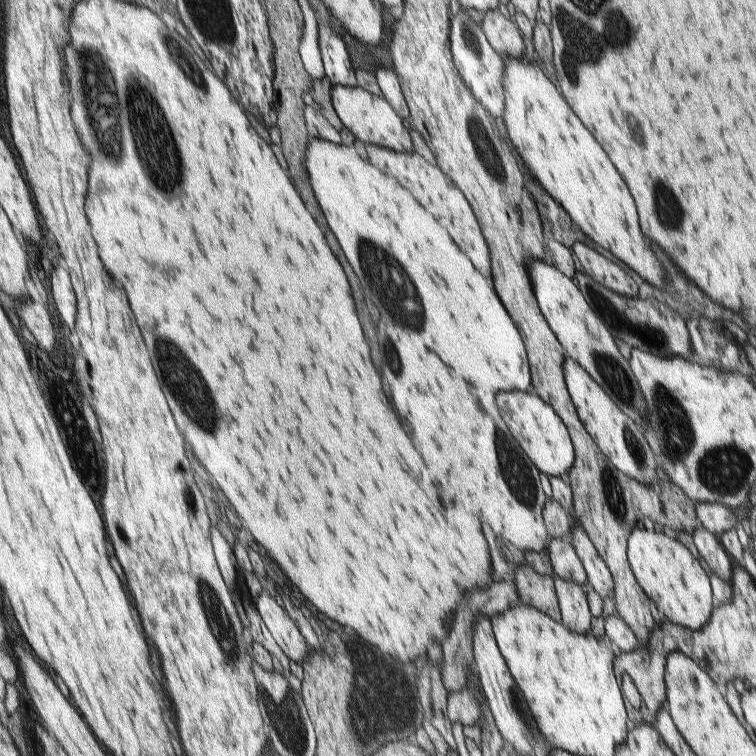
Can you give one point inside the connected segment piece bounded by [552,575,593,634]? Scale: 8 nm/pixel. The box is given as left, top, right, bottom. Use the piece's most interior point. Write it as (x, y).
(575, 615)

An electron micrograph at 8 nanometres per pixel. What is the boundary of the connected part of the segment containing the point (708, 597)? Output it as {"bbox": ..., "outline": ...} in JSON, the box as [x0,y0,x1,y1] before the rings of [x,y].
{"bbox":[627,526,712,630],"outline":[[[636,526],[628,536],[627,557],[630,570],[644,594],[652,598],[658,610],[671,623],[690,630],[702,630],[711,621],[712,590],[708,574],[682,542],[666,536],[664,531],[655,532]]]}

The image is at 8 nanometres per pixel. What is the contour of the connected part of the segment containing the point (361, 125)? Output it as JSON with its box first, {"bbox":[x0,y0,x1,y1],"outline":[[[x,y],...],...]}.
{"bbox":[331,86,414,153],"outline":[[[333,86],[331,98],[343,124],[352,130],[356,139],[362,140],[365,144],[381,146],[397,153],[412,153],[414,146],[410,140],[410,134],[406,126],[400,120],[400,114],[383,97],[376,96],[371,91],[364,90],[363,87]]]}

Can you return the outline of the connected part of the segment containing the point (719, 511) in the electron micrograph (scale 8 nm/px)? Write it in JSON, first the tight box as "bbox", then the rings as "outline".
{"bbox":[695,502,738,537],"outline":[[[697,502],[695,503],[695,511],[700,526],[717,537],[735,528],[738,521],[735,511],[718,503],[704,504],[704,502]]]}

